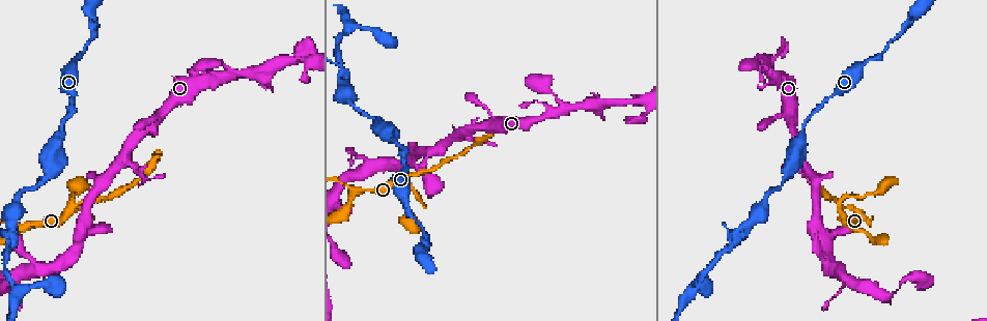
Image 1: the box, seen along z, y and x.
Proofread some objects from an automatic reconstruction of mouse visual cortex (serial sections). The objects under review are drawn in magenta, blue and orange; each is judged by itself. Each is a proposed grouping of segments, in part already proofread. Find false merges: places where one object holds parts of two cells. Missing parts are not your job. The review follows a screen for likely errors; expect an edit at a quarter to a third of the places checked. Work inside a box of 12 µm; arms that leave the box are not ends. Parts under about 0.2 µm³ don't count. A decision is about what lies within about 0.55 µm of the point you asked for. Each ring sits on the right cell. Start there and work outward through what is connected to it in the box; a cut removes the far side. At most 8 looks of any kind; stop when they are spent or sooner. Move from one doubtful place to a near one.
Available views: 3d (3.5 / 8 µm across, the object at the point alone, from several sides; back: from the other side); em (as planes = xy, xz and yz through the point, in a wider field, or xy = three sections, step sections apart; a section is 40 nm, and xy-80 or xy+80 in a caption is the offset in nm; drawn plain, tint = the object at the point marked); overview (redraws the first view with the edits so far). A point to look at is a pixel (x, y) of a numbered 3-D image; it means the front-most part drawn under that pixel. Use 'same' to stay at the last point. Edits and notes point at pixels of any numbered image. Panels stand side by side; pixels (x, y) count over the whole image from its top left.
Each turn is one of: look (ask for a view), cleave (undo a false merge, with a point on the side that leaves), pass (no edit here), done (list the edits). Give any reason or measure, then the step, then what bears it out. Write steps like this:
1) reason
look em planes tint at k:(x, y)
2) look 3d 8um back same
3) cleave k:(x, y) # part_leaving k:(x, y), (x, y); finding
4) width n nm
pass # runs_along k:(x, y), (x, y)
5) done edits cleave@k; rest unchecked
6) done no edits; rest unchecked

sudden change in width
look 3d 3.5um at 1:(864, 62)

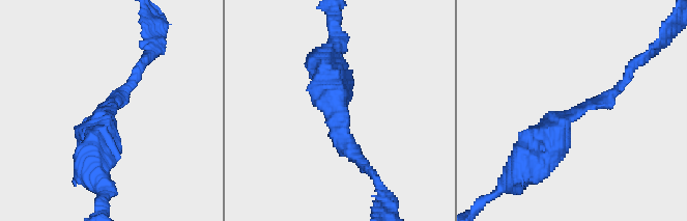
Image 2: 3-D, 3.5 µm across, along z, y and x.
now the EM
look em planes tint at 2:(338, 117)

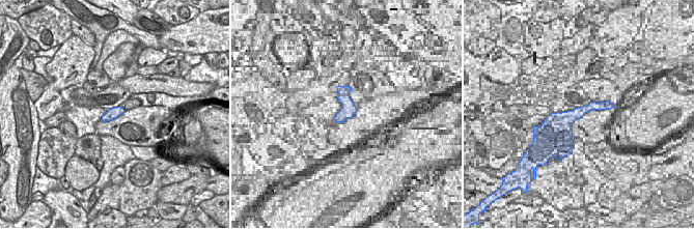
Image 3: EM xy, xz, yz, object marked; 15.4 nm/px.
pass # runs_along 2:(525, 160), (626, 77); all the same cell

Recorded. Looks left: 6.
sharp bend
look 3d 3.5um at 1:(841, 205)

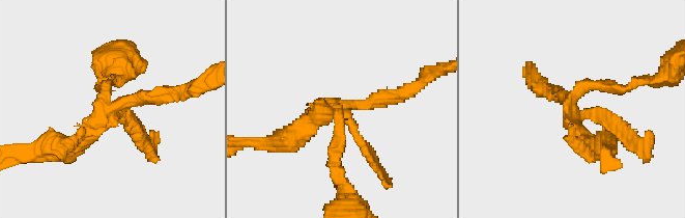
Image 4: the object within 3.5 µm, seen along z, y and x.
shape alone is not enough
look em xy step 2 plain at 4:(342, 105)

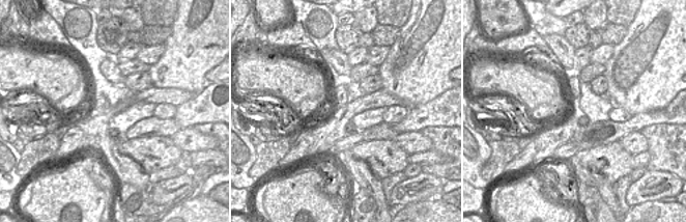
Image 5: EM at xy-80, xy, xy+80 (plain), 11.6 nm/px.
where the object lies
look em xy step 2 tint same

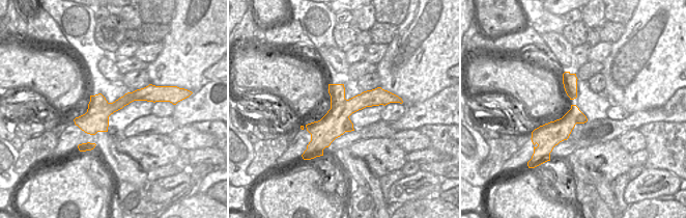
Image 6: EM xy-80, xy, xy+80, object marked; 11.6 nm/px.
pass # runs_along 6:(388, 100), (349, 106), (313, 141); one cell here

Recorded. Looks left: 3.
three arms meet
look 3d 3.5um at 1:(561, 111)

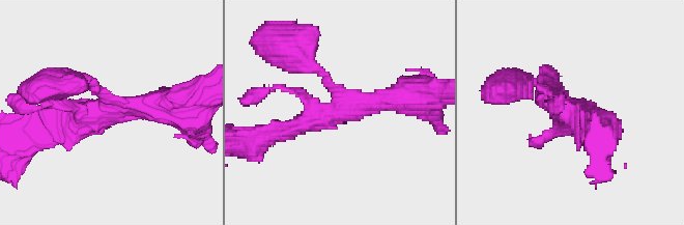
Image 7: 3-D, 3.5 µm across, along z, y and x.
need the tissue
look em xy step 1 tint at 7:(573, 106)

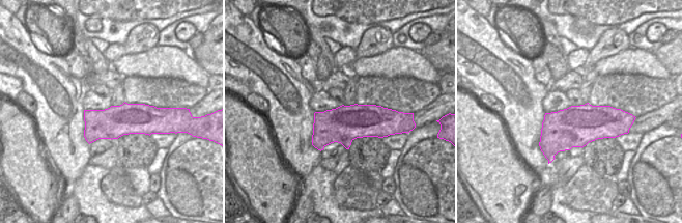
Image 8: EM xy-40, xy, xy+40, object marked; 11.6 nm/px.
width 420 nm
pass # runs_along 7:(275, 133), (405, 93); all the same cell

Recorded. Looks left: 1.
done no edits; rest unchecked

